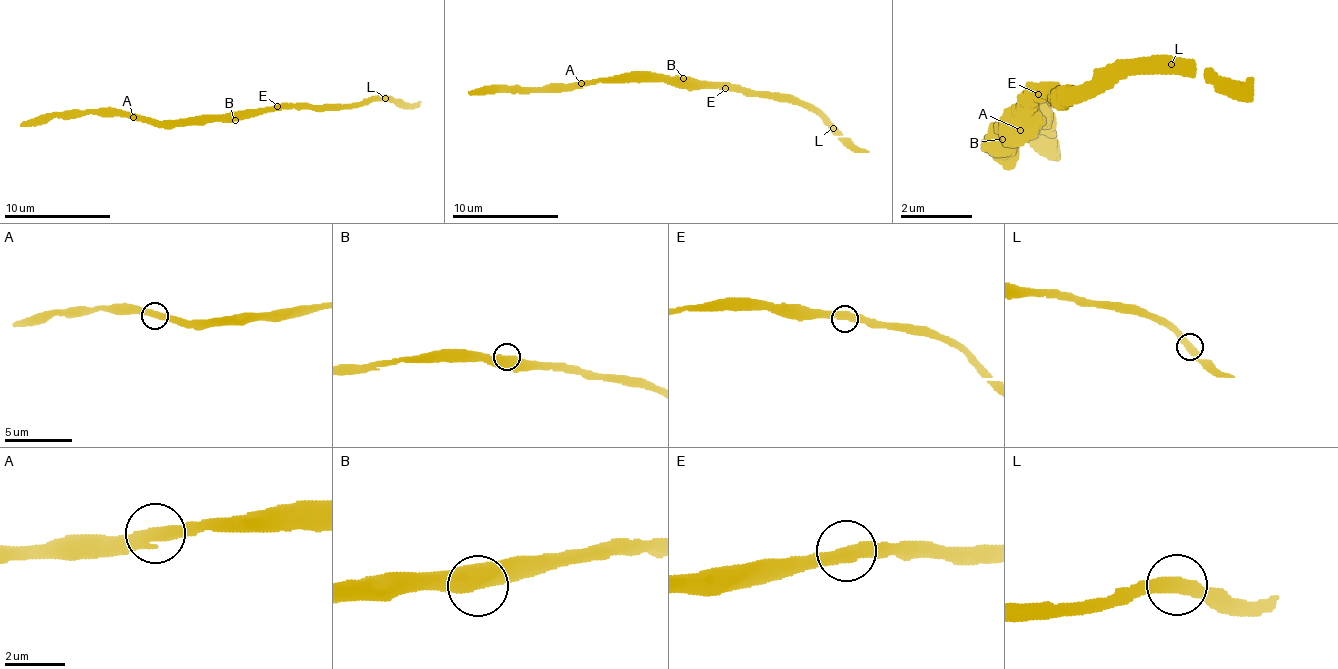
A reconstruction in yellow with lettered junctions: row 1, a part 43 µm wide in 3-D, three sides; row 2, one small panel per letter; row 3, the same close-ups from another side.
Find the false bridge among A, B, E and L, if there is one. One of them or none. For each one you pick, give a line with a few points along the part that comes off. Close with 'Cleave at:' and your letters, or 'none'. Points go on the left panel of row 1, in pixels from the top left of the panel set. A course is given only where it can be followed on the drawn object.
Cleave at: none

